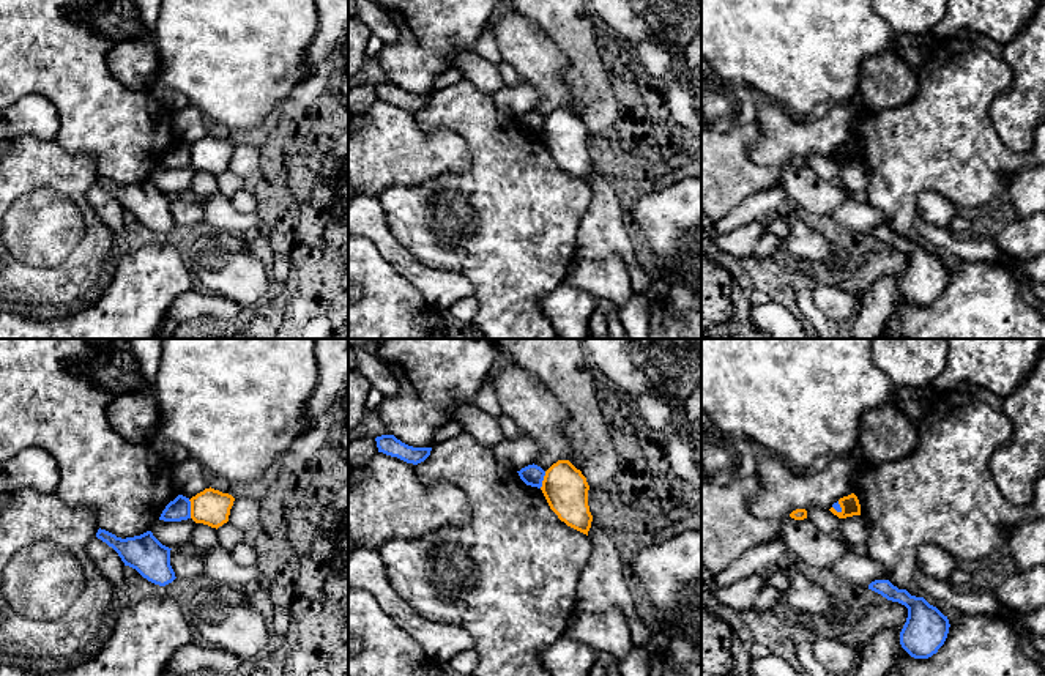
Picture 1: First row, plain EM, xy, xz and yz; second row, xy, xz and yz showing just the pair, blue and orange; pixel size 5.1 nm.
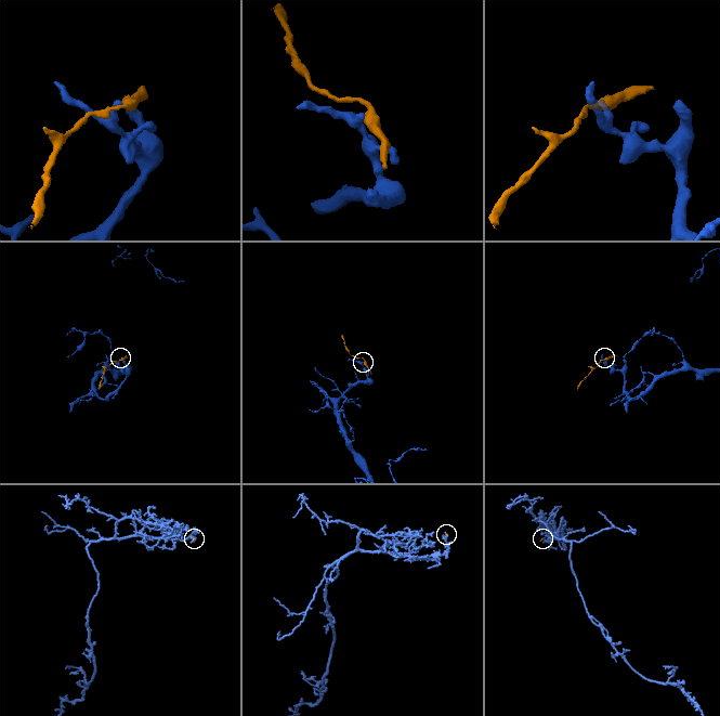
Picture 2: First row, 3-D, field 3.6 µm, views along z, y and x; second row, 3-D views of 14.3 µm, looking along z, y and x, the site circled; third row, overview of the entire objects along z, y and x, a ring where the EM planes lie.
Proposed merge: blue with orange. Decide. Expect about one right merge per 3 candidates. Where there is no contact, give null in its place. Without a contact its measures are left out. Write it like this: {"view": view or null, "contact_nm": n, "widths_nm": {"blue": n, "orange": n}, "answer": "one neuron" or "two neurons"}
{"view": "xy", "contact_nm": 100, "widths_nm": {"blue": 120, "orange": 180}, "answer": "two neurons"}

